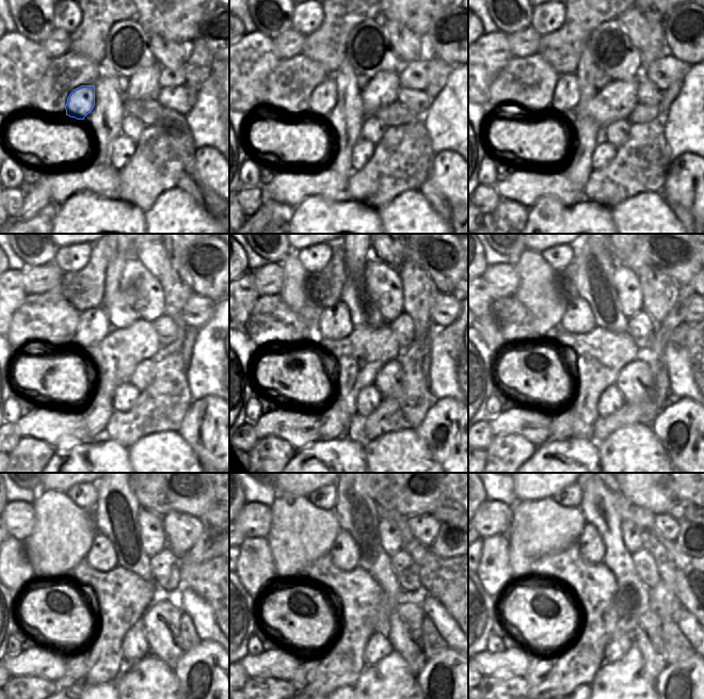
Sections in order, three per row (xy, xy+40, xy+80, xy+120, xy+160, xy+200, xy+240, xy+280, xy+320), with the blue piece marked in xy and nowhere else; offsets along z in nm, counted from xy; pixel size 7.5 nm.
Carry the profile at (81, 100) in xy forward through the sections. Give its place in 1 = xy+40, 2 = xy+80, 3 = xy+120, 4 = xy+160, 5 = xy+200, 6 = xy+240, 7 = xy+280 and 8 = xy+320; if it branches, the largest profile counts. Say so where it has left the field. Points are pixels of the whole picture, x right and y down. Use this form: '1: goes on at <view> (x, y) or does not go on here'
1: goes on at xy+40 (322, 99)
2: goes on at xy+80 (565, 96)
3: goes on at xy+120 (94, 324)
4: goes on at xy+160 (334, 322)
5: goes on at xy+200 (578, 318)
6: goes on at xy+240 (101, 556)
7: goes on at xy+280 (345, 554)
8: goes on at xy+320 (591, 546)

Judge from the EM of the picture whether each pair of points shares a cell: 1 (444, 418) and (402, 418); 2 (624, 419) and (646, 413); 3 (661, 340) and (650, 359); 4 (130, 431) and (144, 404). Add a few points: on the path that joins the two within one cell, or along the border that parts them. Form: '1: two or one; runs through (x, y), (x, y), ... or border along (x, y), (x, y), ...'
1: two; border along (436, 399), (415, 429)
2: one; runs through (629, 414), (641, 413)
3: one; runs through (659, 345), (654, 354)
4: one; runs through (134, 425), (144, 415), (144, 411)

